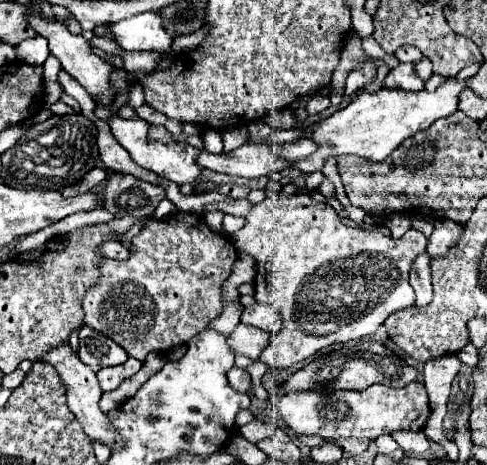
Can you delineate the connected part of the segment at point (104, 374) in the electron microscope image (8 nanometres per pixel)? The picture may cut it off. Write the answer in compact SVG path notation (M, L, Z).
M128 357L126 363L118 365L118 367L106 367L106 369L100 369L96 373L98 377L98 383L102 387L102 391L112 391L120 385L120 381L132 377L134 373L138 373L138 369L142 367L142 361L134 359L134 357Z

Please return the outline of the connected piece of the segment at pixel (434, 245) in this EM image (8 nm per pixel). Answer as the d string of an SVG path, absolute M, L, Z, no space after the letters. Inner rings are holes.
M436 219L434 231L432 231L430 243L428 243L428 255L432 259L446 255L450 251L450 245L454 245L462 233L464 233L464 223L448 221L448 219Z

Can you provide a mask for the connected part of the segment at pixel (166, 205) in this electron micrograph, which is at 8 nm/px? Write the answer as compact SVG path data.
M165 198L157 206L154 216L156 219L162 219L174 215L177 212L176 206L169 199Z

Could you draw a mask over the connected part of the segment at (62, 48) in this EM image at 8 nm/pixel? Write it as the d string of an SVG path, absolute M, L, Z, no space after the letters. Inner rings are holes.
M34 21L34 29L38 29L38 35L48 39L48 47L50 53L54 57L58 57L58 61L62 63L62 67L94 97L98 97L98 105L112 105L114 101L114 93L110 91L110 71L112 67L108 63L104 63L98 55L94 55L90 51L90 43L82 37L82 35L72 35L66 25L62 21Z

